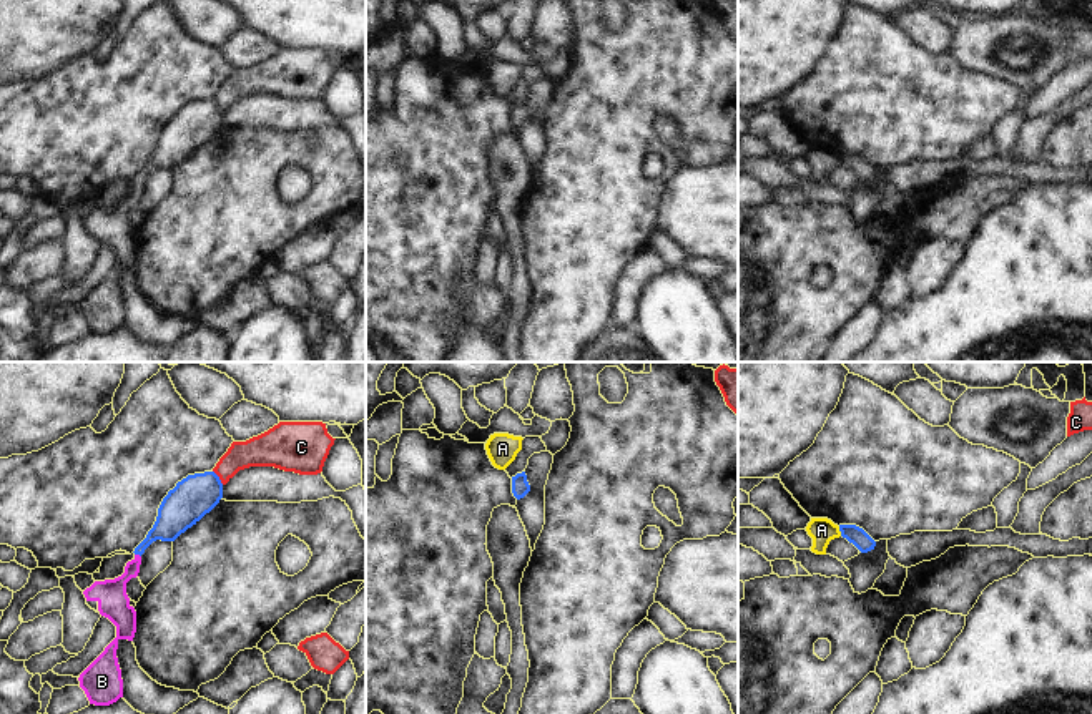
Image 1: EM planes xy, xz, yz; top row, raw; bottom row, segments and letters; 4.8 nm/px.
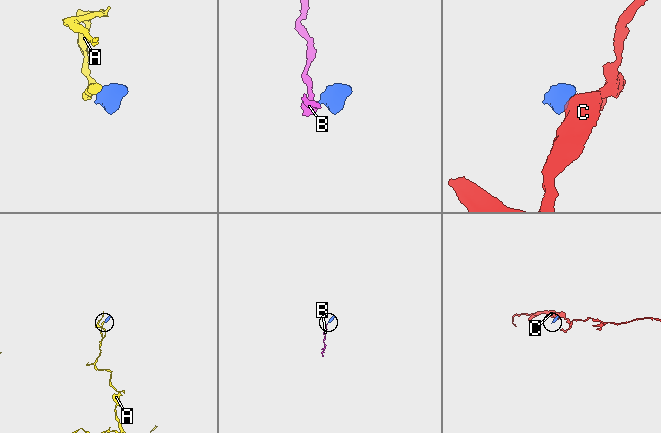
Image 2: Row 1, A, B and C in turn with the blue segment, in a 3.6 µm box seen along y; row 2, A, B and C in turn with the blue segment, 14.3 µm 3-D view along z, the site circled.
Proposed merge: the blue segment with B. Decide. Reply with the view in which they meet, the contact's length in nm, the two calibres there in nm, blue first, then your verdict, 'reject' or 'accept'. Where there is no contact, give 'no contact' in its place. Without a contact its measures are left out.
contact in xy; length 40 nm; calibres 170 and 150 nm; accept

